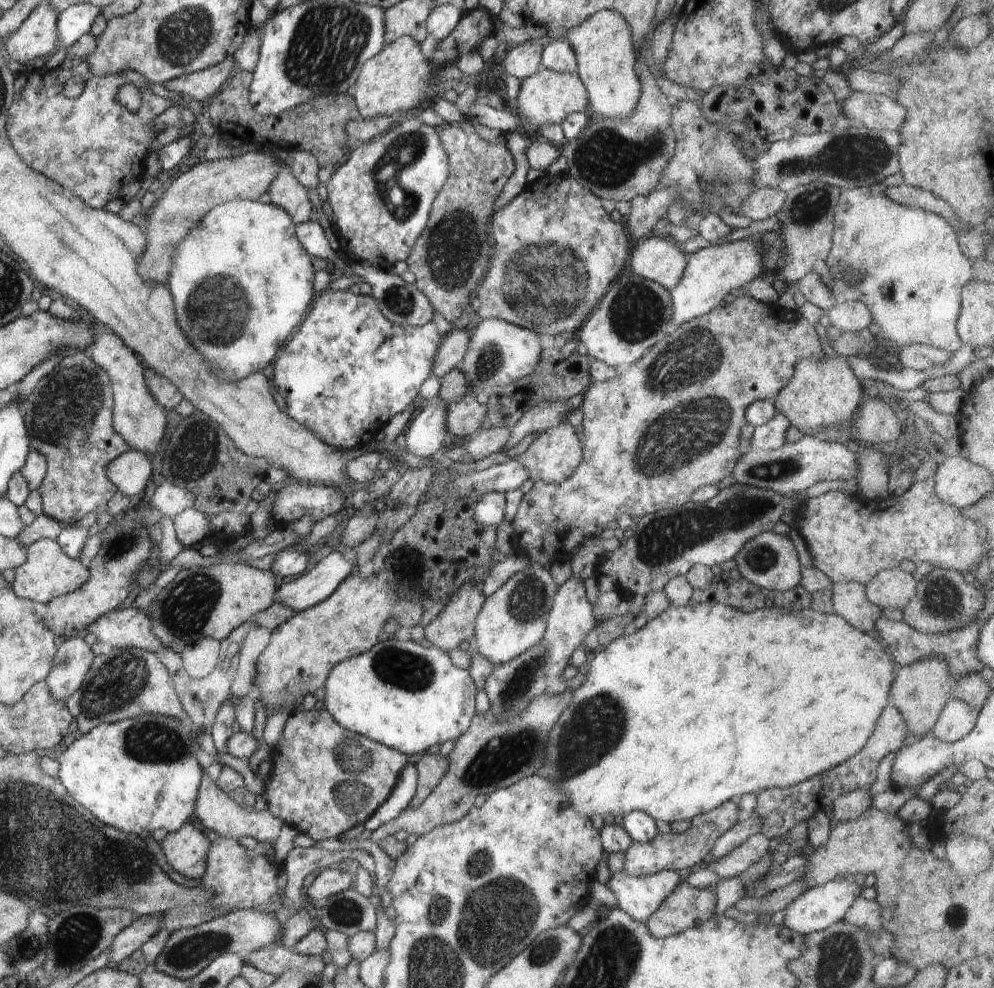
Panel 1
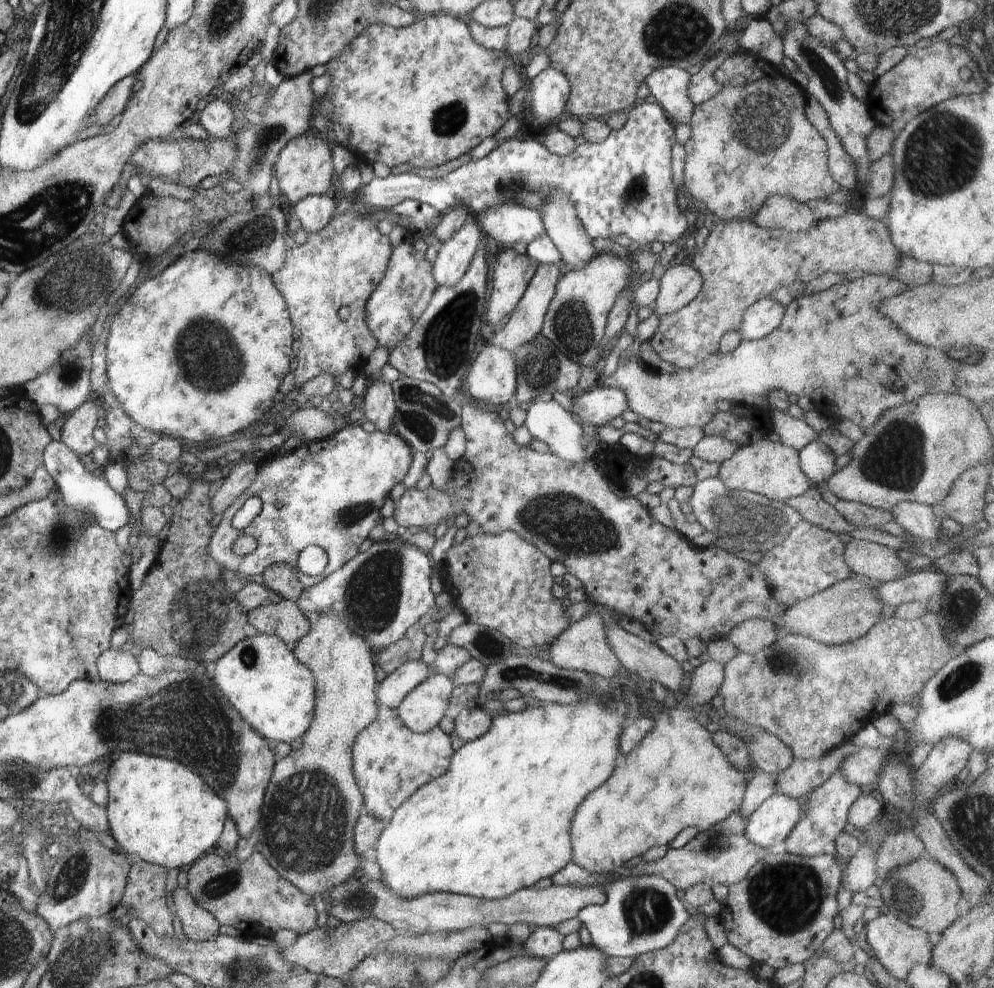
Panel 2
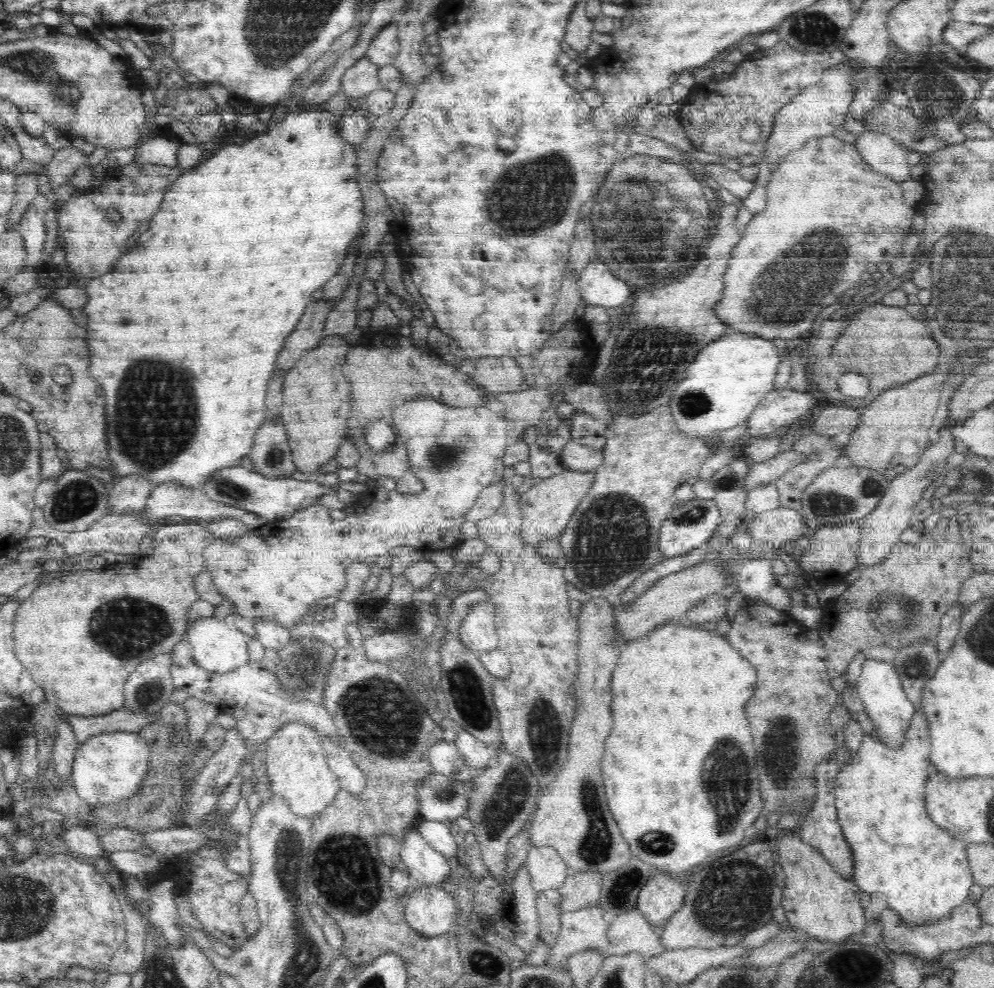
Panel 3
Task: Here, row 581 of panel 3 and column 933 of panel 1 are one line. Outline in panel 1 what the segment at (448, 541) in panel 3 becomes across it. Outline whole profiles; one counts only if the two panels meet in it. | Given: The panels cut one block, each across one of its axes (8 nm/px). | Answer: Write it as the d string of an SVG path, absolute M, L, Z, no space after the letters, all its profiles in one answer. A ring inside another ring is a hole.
M878 183L868 188L856 187L840 191L835 208L834 244L825 259L834 278L831 287L834 301L839 305L858 300L868 306L872 321L880 326L880 348L890 362L894 361L895 353L906 344L922 344L949 353L956 352L964 345L958 336L956 324L961 310L962 288L972 279L971 261L958 246L957 232L942 216L898 204L886 196L885 190L884 184ZM850 272L862 276L852 286L842 278Z

